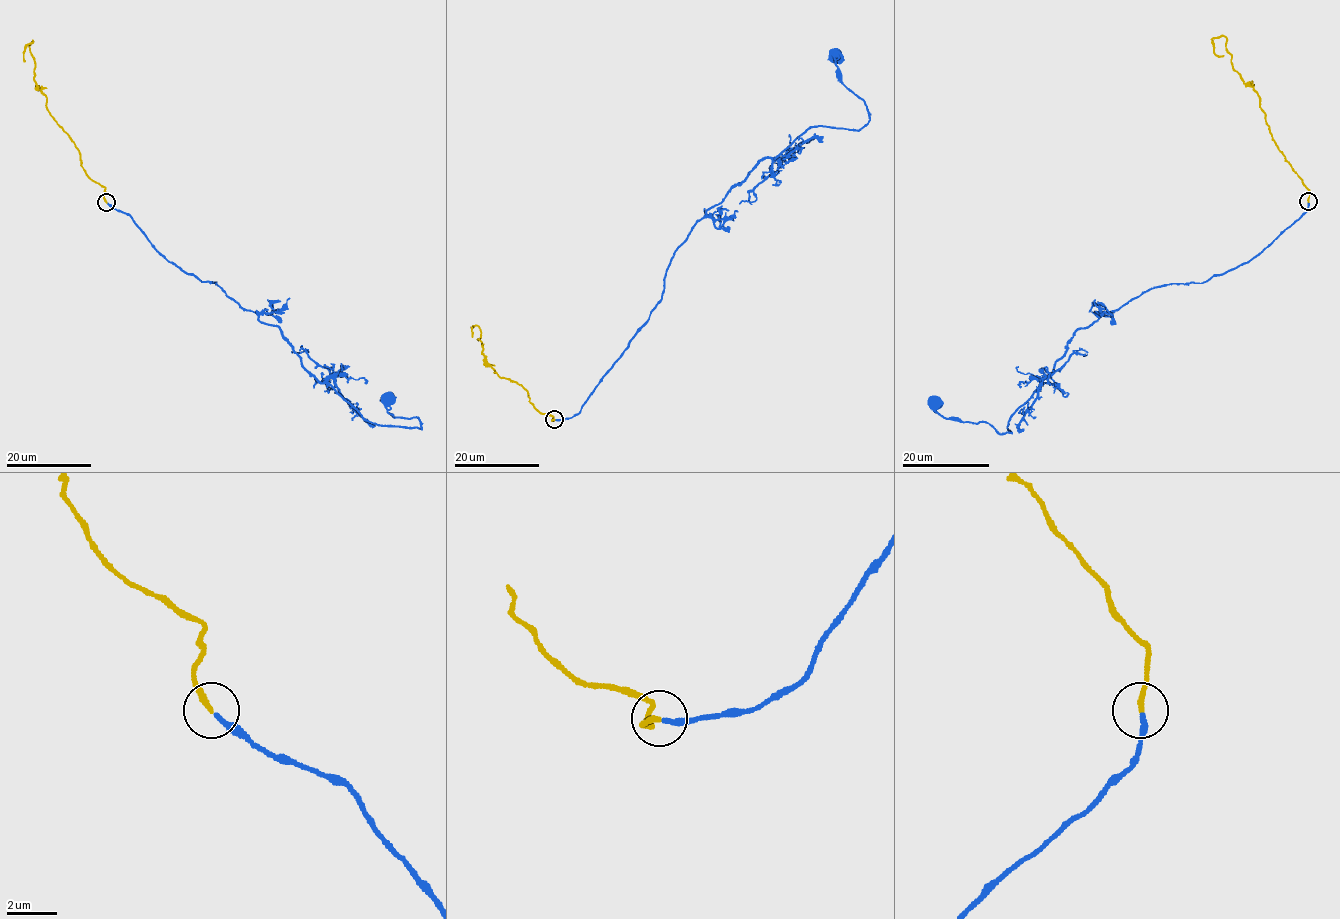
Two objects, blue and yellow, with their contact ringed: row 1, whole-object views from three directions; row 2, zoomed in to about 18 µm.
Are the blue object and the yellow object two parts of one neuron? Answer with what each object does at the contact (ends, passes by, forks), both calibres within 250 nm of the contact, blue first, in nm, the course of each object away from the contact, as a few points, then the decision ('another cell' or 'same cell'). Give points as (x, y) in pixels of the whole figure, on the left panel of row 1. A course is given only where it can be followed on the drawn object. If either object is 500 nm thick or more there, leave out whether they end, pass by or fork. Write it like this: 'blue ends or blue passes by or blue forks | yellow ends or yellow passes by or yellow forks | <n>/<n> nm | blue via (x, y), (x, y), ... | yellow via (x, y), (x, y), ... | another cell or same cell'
blue ends | yellow ends | 220/240 nm | blue via (107, 202), (168, 261), (277, 326), (302, 366), (363, 417), (421, 429), (417, 417), (389, 414), (389, 398) | yellow via (107, 202), (105, 187), (84, 172), (80, 152), (36, 85), (32, 41), (26, 46), (24, 60) | same cell

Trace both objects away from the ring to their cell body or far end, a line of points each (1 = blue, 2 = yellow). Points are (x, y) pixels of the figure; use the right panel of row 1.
1: (1308, 202), (1248, 261), (1205, 282), (1154, 287), (1079, 328), (1008, 422), (1011, 433), (946, 418), (935, 402)
2: (1308, 202), (1309, 190), (1272, 136), (1257, 93), (1232, 66), (1226, 38), (1214, 37), (1214, 53), (1224, 55)

